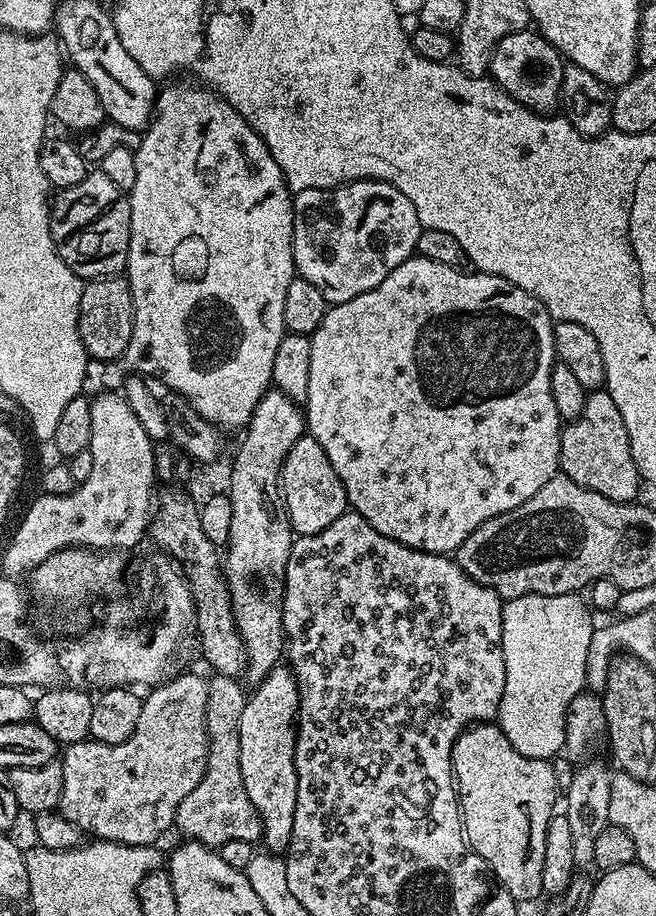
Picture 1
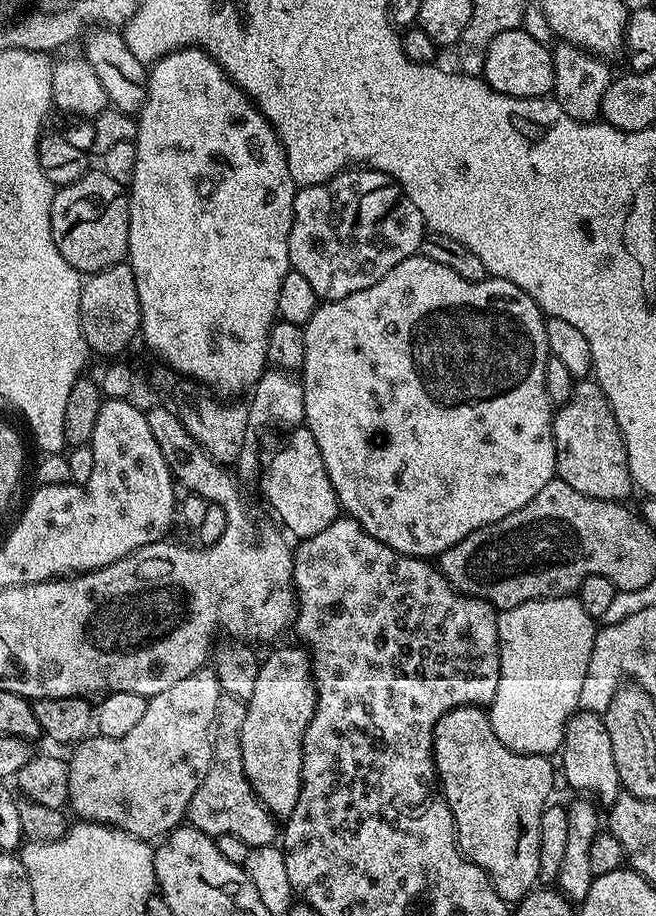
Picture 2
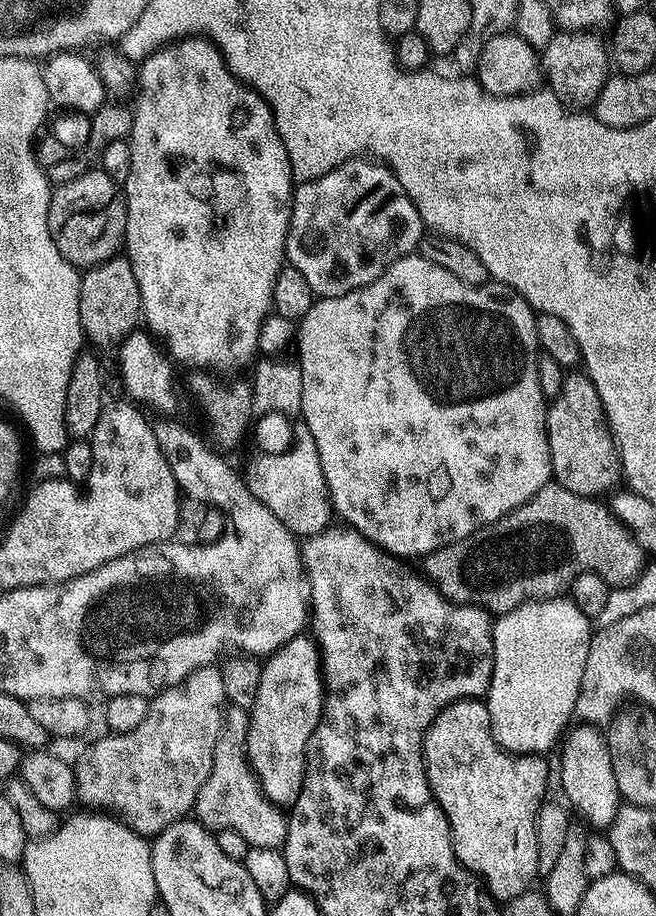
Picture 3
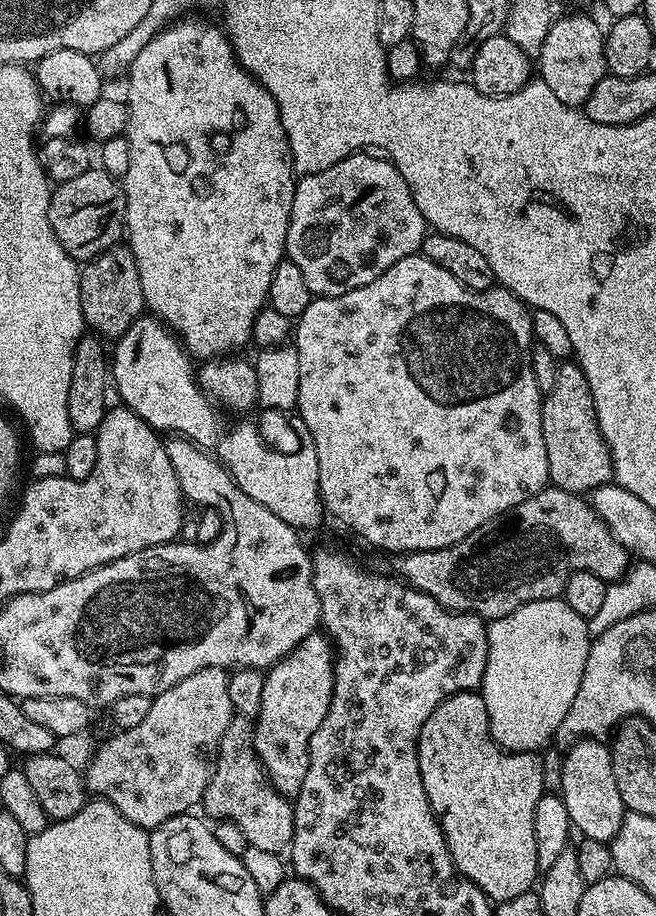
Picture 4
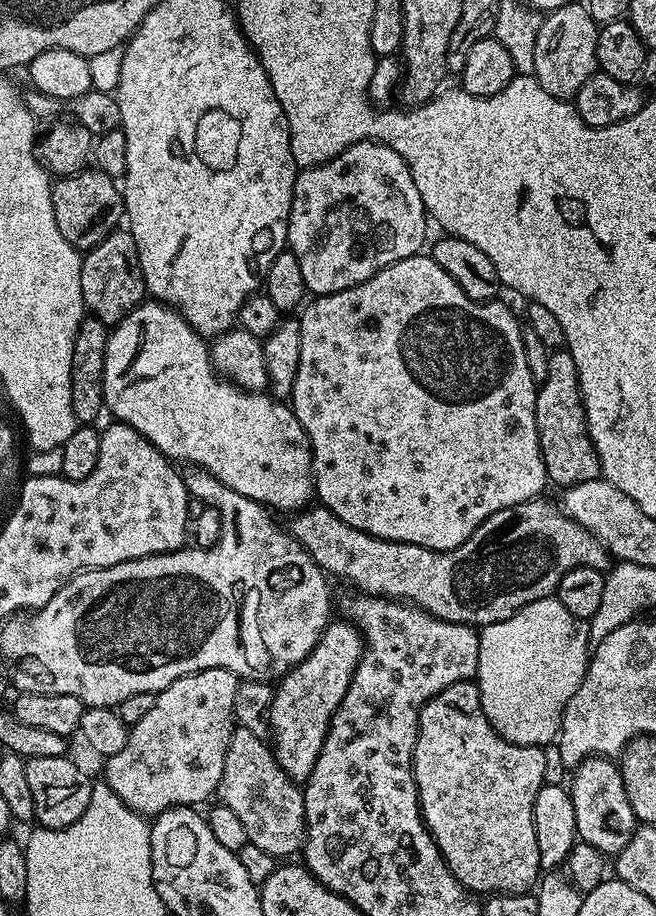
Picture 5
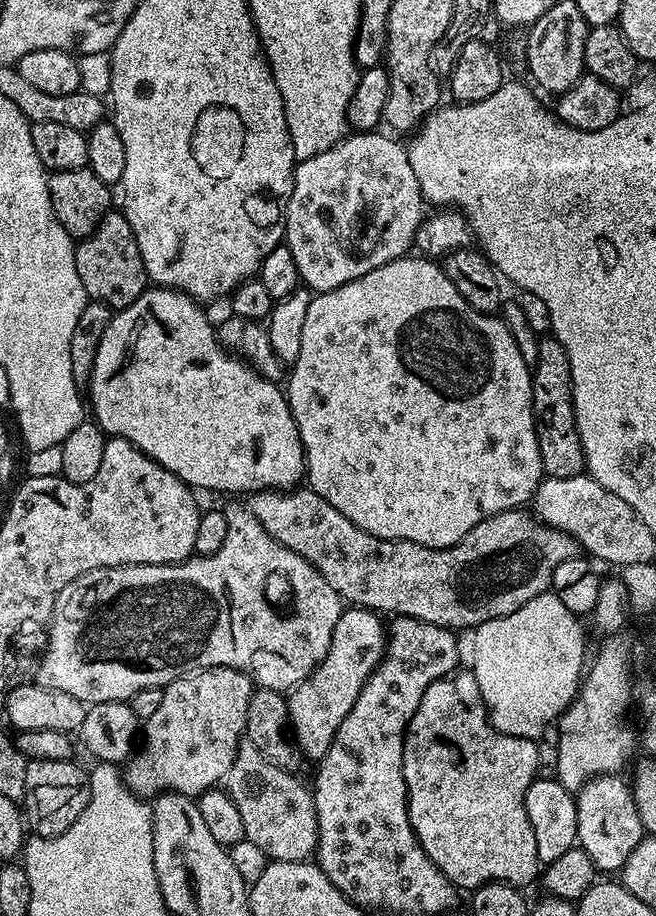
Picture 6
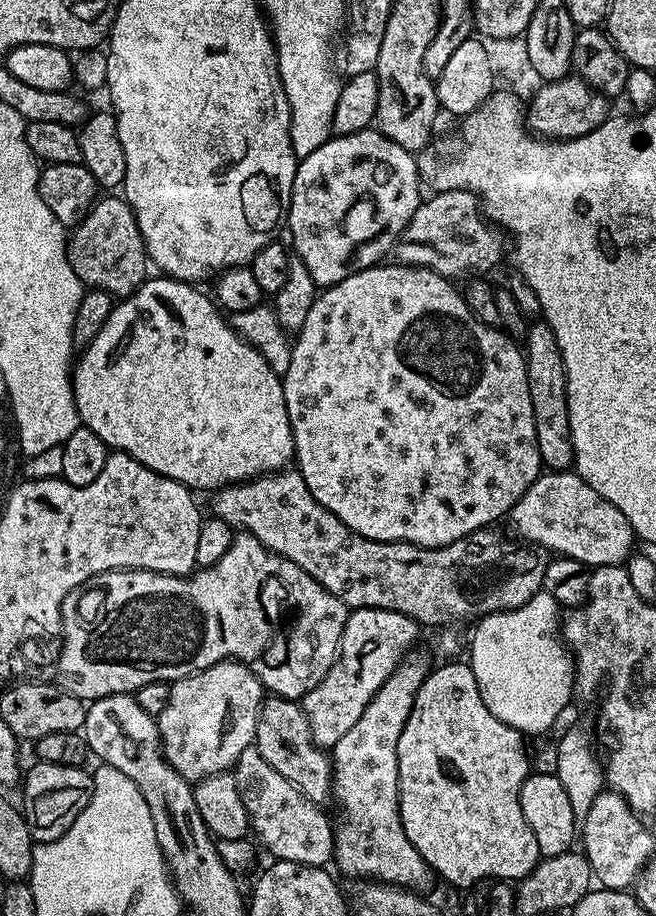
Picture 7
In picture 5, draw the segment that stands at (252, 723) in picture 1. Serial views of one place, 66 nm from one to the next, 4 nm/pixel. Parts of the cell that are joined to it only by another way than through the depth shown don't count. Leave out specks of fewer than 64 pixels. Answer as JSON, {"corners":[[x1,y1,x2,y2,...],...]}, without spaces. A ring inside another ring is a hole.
{"corners":[[339,619,329,623,314,650,310,650,298,666,280,677,272,694,272,705,268,711,270,747,276,753,278,766,297,782,306,782,310,778,332,716,342,698,346,698,346,690,364,653,364,637,347,619]]}

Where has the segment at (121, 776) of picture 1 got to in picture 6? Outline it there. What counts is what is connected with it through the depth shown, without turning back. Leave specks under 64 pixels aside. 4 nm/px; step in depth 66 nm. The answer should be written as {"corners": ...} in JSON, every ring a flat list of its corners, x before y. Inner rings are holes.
{"corners":[[206,668,172,680,164,688,158,711,143,721,142,743,135,755,127,761,128,769,123,769,124,783,129,790,141,798,155,798,161,792,177,792,199,798,206,790,227,781,228,771,245,735,246,710,253,691,254,685,246,673,233,668]]}

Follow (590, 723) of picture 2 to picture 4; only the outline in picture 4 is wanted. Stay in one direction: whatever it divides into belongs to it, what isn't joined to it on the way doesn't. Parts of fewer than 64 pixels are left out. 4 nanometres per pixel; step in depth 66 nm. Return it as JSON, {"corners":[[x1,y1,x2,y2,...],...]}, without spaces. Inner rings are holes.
{"corners":[[596,738,577,741,563,753,560,788,566,810,572,819,573,829,581,837,610,842,618,834,626,815,622,794,618,794,618,782,614,782,612,749]]}

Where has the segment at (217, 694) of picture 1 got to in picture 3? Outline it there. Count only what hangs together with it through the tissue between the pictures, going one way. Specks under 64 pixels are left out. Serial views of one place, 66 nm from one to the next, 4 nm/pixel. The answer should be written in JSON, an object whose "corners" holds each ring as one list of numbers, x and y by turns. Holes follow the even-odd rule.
{"corners":[[229,707,224,714,224,725,214,746,214,758,208,780,196,799,195,819,213,833,222,830,238,830,254,848,283,849,288,833,288,817,285,809,272,803,260,789,260,781,248,760,248,717,242,708]]}

